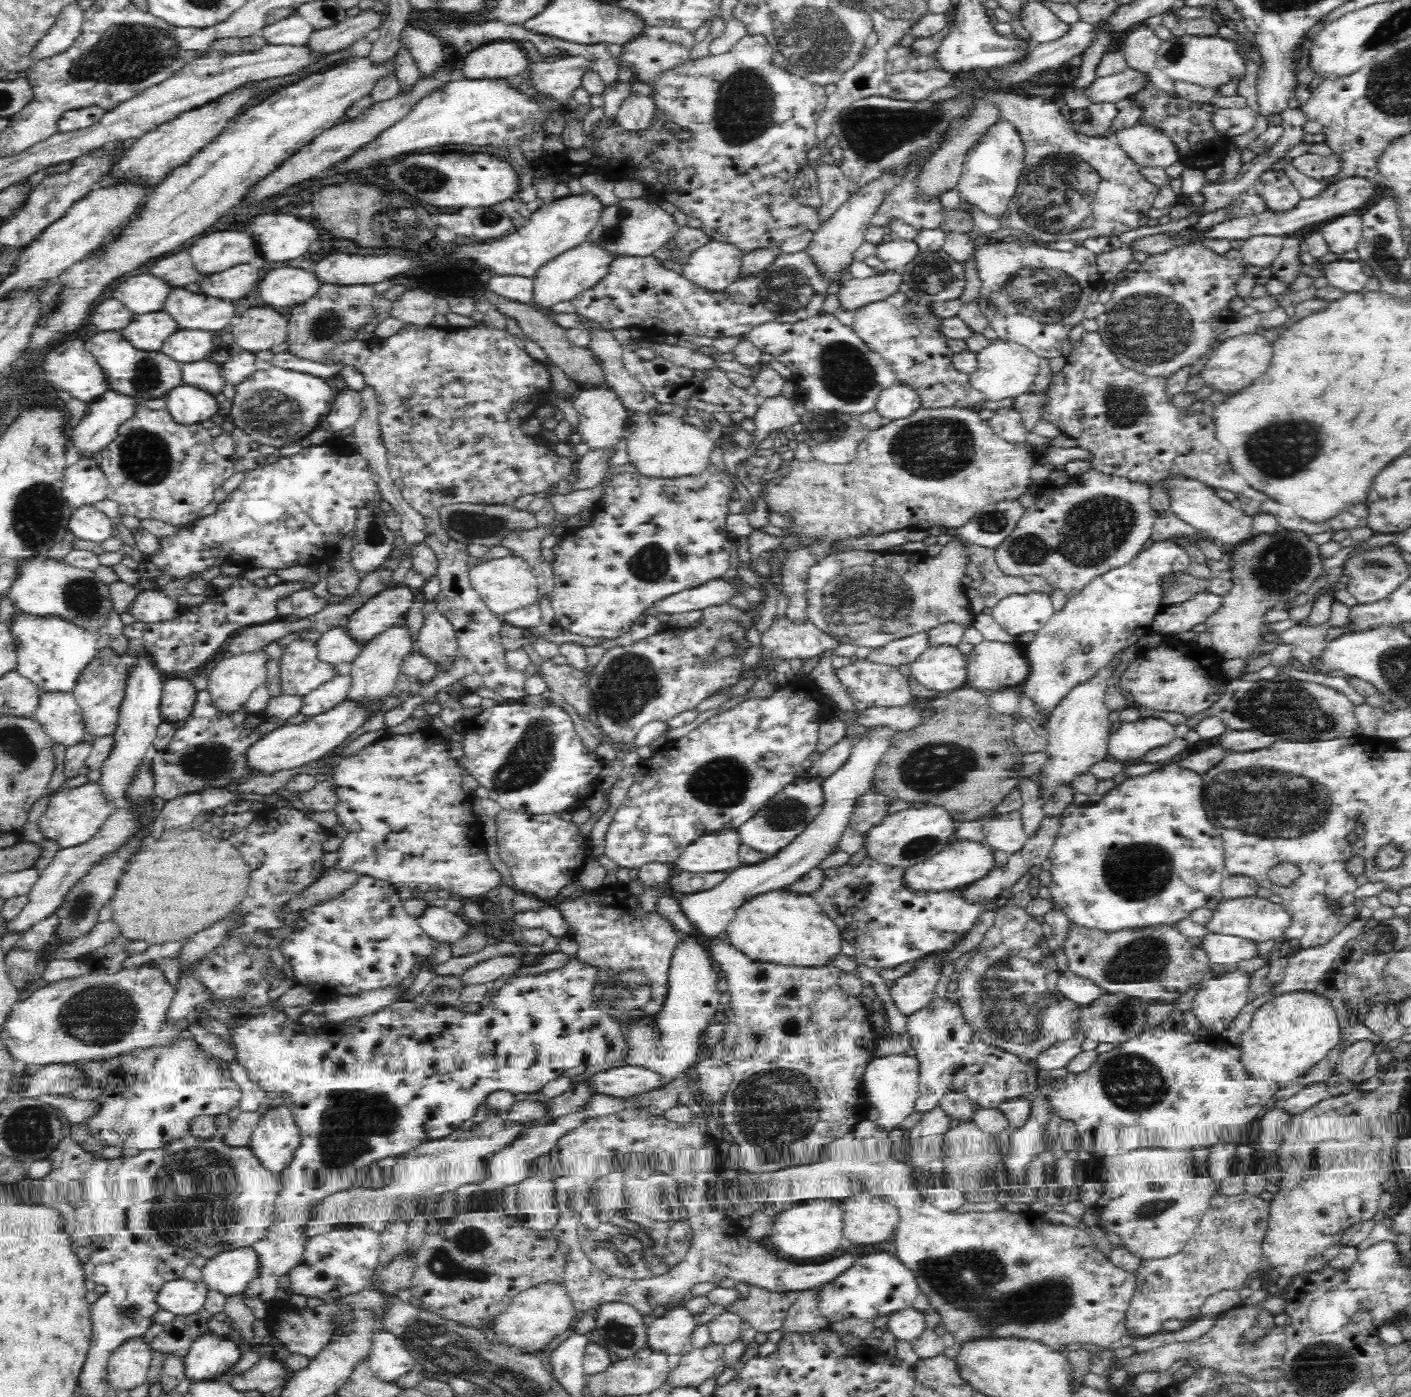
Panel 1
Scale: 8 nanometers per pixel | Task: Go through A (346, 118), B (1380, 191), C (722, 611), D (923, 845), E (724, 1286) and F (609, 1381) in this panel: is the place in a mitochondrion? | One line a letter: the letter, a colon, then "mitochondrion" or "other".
A: other
B: other
C: other
D: mitochondrion
E: other
F: mitochondrion

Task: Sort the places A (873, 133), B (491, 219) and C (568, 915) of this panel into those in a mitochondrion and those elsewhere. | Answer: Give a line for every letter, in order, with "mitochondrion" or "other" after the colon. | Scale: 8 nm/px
A: mitochondrion
B: mitochondrion
C: other

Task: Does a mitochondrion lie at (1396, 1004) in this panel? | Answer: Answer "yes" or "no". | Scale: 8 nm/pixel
no

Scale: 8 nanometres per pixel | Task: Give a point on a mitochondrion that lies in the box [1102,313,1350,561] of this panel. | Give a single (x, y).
(1274, 450)

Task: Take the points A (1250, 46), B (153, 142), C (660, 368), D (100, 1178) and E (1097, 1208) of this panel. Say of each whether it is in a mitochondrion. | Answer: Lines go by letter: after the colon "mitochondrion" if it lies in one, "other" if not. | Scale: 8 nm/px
A: other
B: other
C: other
D: other
E: other

